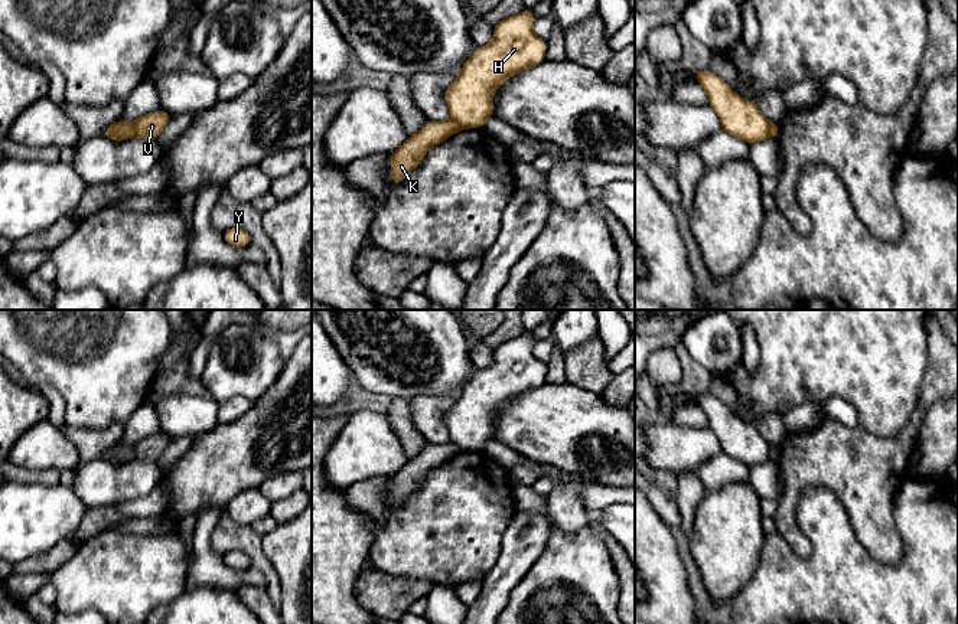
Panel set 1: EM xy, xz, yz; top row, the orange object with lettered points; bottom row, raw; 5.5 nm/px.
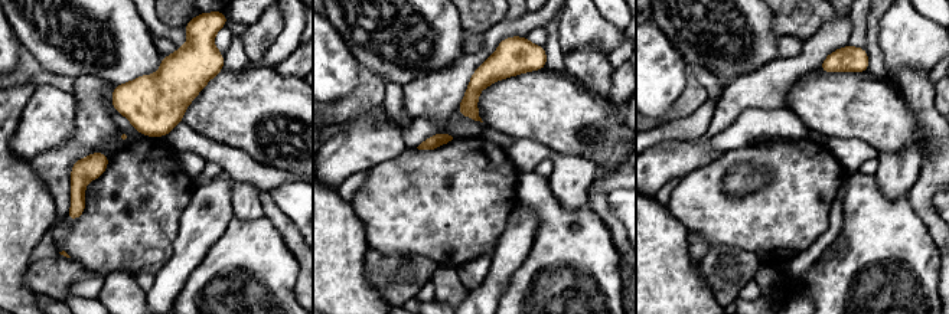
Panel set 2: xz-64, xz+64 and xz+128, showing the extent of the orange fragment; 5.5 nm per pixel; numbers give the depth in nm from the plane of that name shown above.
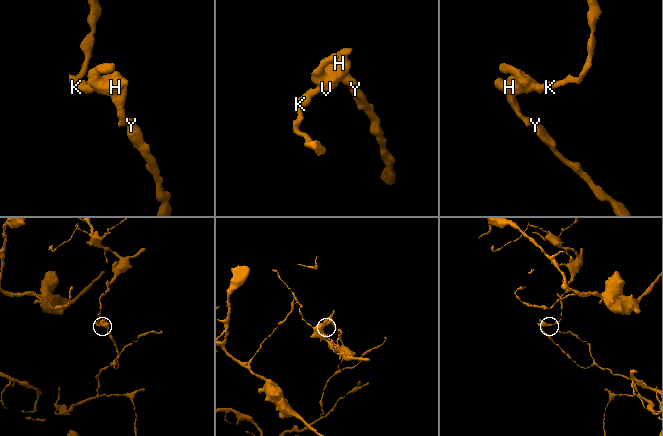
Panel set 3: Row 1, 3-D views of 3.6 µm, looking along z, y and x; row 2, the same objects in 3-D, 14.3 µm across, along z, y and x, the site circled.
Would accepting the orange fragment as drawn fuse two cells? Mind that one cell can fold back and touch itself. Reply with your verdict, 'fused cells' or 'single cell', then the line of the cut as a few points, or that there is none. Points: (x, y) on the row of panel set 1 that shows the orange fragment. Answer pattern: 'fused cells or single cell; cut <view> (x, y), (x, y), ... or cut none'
fused cells; cut xy (130, 123), (136, 136)

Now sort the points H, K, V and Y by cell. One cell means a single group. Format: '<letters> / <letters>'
H V Y / K

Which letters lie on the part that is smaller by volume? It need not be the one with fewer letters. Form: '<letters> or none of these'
K

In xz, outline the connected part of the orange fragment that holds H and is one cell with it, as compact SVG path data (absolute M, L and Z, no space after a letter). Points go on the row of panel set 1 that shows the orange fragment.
M528 9L509 16L493 26L493 40L489 45L475 48L469 61L462 66L457 78L444 94L450 118L460 130L483 128L493 115L493 92L511 76L540 65L545 61L547 42L534 35L532 24L538 17Z

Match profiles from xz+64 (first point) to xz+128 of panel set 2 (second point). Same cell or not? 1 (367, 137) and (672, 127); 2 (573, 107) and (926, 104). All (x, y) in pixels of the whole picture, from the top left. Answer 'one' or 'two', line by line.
1: two
2: two

